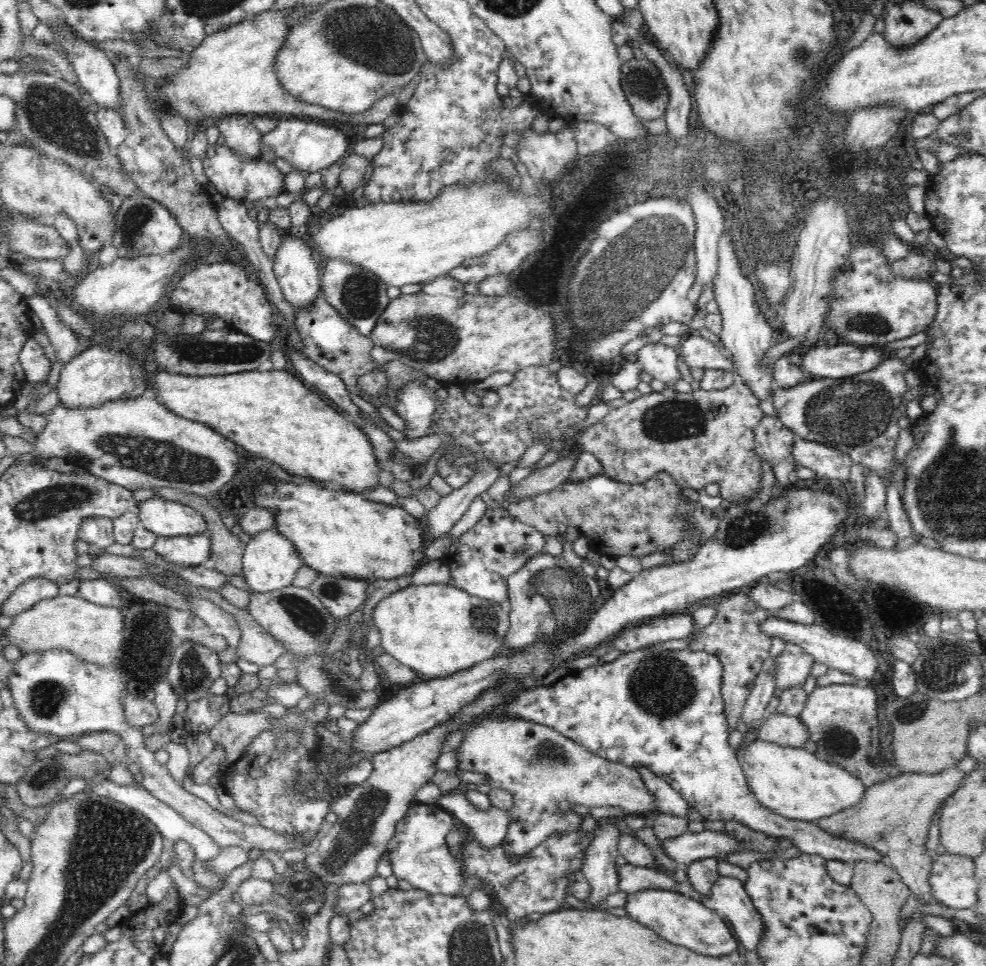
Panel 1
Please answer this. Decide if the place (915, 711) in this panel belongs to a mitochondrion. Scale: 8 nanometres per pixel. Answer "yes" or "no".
yes

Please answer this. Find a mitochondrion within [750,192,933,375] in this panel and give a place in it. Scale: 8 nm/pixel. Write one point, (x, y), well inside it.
(875, 324)

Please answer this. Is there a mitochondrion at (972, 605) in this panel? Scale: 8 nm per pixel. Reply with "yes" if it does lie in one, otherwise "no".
no

